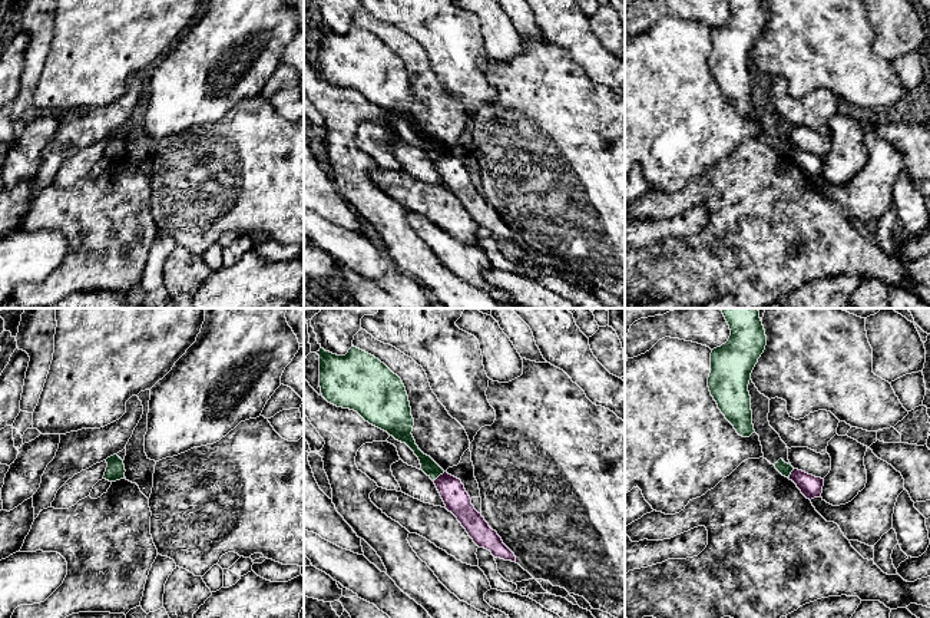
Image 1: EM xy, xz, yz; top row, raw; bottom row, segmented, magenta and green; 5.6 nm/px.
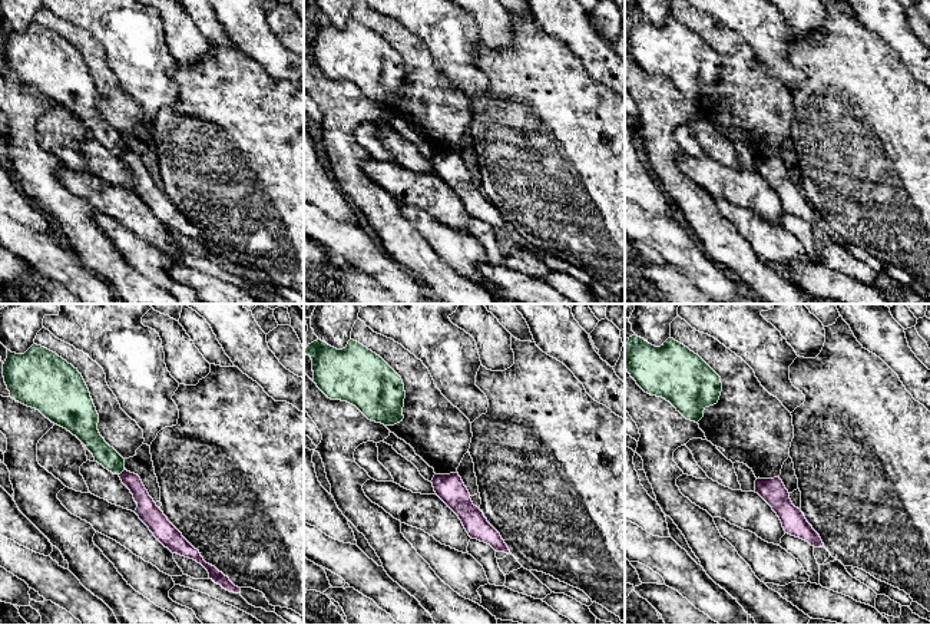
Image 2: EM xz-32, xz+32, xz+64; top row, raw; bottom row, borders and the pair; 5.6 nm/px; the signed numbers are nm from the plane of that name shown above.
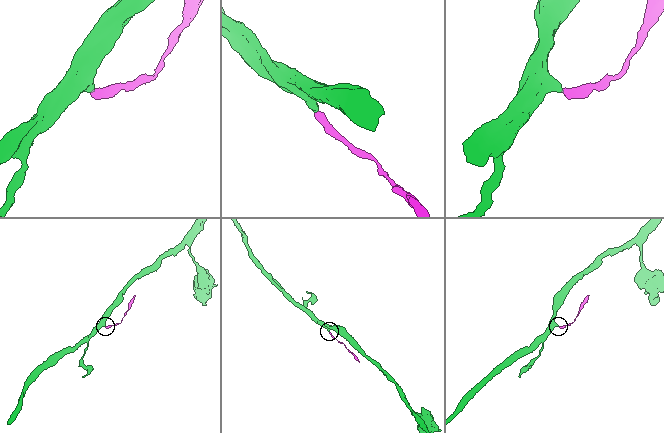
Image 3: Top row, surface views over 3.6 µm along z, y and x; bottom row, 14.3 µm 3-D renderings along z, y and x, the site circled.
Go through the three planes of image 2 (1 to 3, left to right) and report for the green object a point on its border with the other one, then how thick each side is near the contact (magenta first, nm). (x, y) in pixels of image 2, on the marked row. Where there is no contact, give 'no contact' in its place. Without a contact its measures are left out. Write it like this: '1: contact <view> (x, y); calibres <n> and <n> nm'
1: contact xz-32 (122, 472); calibres 120 and 120 nm
2: no contact
3: no contact

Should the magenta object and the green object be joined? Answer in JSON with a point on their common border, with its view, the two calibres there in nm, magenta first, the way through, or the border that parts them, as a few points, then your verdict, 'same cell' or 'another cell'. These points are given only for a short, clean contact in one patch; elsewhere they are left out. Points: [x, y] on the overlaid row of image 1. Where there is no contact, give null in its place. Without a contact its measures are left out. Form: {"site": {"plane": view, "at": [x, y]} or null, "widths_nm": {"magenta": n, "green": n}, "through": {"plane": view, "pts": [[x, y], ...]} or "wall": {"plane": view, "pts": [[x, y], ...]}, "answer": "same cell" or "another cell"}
{"site": {"plane": "xz", "at": [440, 475]}, "widths_nm": {"magenta": 140, "green": 90}, "wall": {"plane": "xz", "pts": [[444, 472], [433, 481]]}, "answer": "another cell"}

